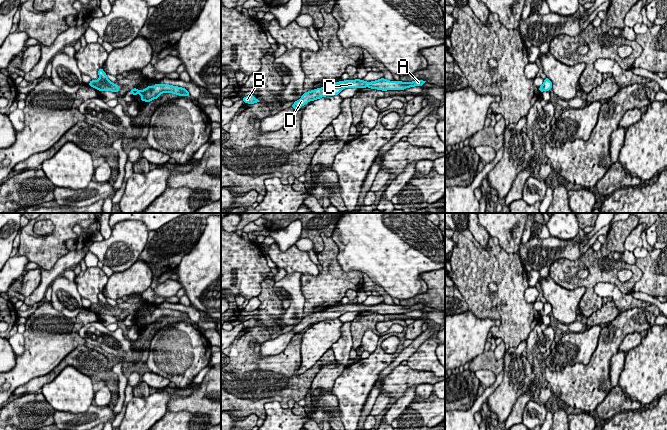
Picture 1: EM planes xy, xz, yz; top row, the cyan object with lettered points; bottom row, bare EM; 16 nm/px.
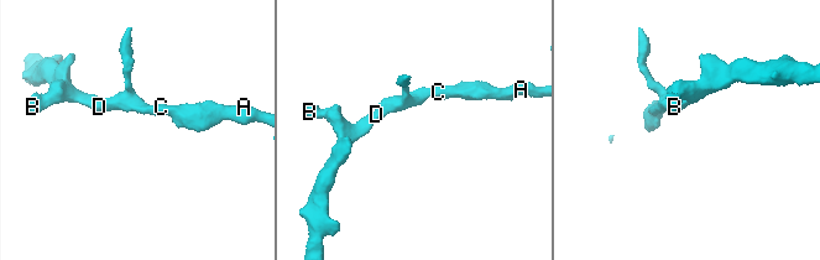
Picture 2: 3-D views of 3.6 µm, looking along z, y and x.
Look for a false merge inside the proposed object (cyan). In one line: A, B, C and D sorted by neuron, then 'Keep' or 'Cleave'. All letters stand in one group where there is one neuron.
Groups: A B C D. Keep

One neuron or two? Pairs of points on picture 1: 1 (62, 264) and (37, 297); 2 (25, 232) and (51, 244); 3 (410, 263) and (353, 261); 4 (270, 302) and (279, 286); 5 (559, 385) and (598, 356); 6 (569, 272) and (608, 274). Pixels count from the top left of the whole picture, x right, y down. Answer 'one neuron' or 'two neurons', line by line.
1: one neuron
2: one neuron
3: one neuron
4: two neurons
5: one neuron
6: one neuron

